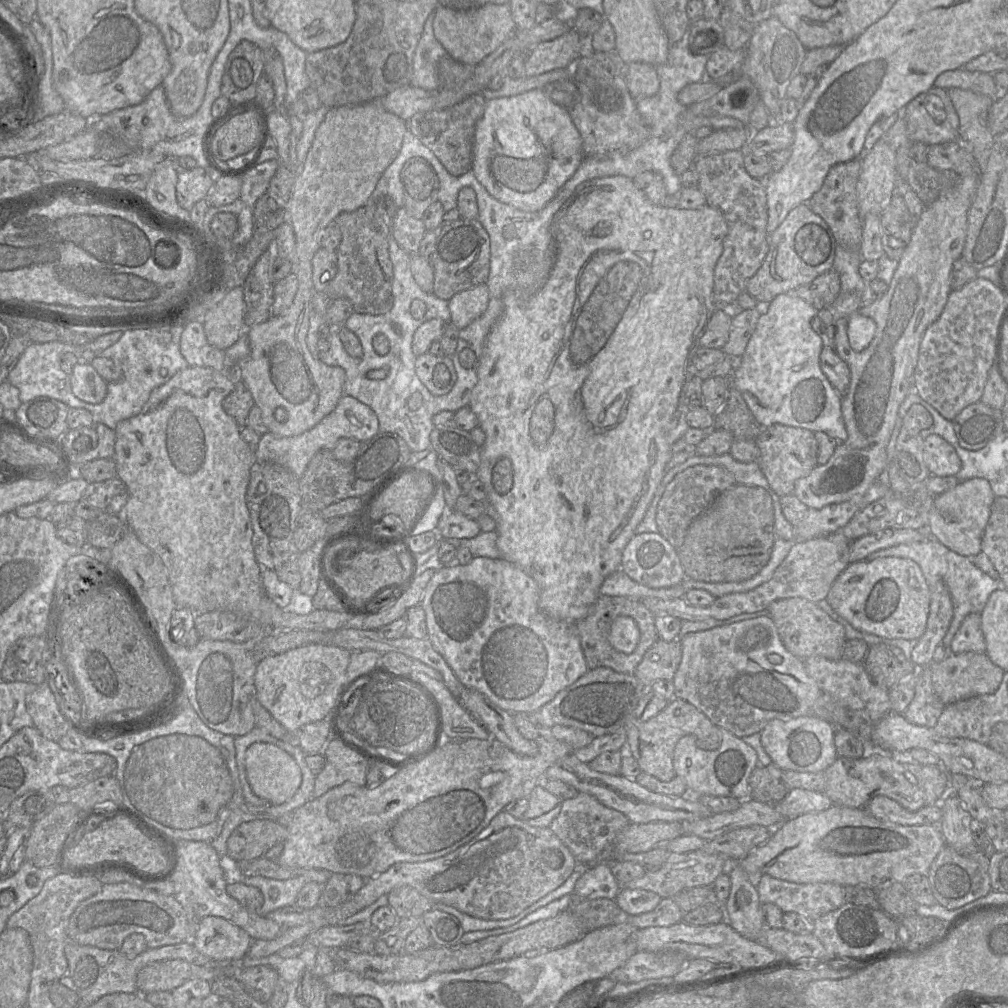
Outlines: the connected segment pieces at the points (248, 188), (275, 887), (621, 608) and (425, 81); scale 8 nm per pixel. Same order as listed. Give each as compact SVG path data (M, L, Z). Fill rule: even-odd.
M278 159L258 163L255 168L241 177L239 199L253 208L257 200L268 191L271 178L280 166Z
M235 865L231 870L231 880L229 881L241 882L259 889L264 897L264 902L256 913L265 917L279 908L295 905L299 891L306 884L304 878L297 877L277 880L263 876L245 876Z
M600 595L590 608L587 616L576 622L576 629L589 670L598 667L609 667L619 673L634 673L647 650L660 639L655 625L655 618L656 615L641 600L622 596ZM618 616L629 616L633 618L640 629L640 643L630 654L614 649L608 639L611 625Z
M433 14L426 20L413 57L411 85L435 90L441 87L438 75L439 60L448 55L433 32Z

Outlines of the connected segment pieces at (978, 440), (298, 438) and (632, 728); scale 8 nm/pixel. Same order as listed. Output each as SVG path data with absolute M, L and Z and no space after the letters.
M977 402L965 407L952 421L961 447L976 451L1004 432L1000 409Z
M344 394L328 415L302 434L289 437L277 436L269 431L262 434L254 453L256 461L279 464L288 468L300 479L312 457L321 449L332 450L341 438L353 438L365 442L379 431L379 421L375 412L356 398Z
M676 698L657 715L646 722L635 716L635 710L626 720L627 743L625 751L631 753L639 762L643 772L649 773L662 781L672 780L676 776L674 753L678 741L687 734L694 735L697 746L704 750L716 750L721 745L722 733L702 711L690 702Z

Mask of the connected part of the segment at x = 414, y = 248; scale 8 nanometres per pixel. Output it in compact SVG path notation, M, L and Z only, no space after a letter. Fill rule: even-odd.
M402 207L392 219L392 237L409 254L418 254L420 243L427 229L420 218L410 215Z

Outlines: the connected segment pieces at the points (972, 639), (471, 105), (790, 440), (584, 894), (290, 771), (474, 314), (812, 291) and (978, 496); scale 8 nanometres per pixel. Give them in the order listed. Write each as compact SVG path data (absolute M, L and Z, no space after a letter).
M970 613L965 617L951 641L950 649L953 654L986 653L986 642L981 627L981 614Z
M475 93L451 107L417 113L406 121L407 130L436 155L450 174L463 175L472 169L475 127L486 101L482 93Z
M775 424L764 427L756 442L761 451L758 463L772 489L781 497L793 494L796 481L808 476L819 465L815 453L815 432L809 429Z
M598 861L586 867L577 880L573 893L585 899L616 899L621 889L612 872L612 862Z
M265 742L251 744L245 753L246 776L253 792L270 805L291 799L301 785L302 774L295 760L279 747Z
M486 283L456 293L449 300L450 322L459 329L465 328L487 309L490 292Z
M831 269L793 293L818 309L828 308L841 293L840 276Z
M984 478L960 481L952 489L935 496L929 514L930 536L950 550L967 557L981 552L981 541L995 495Z

